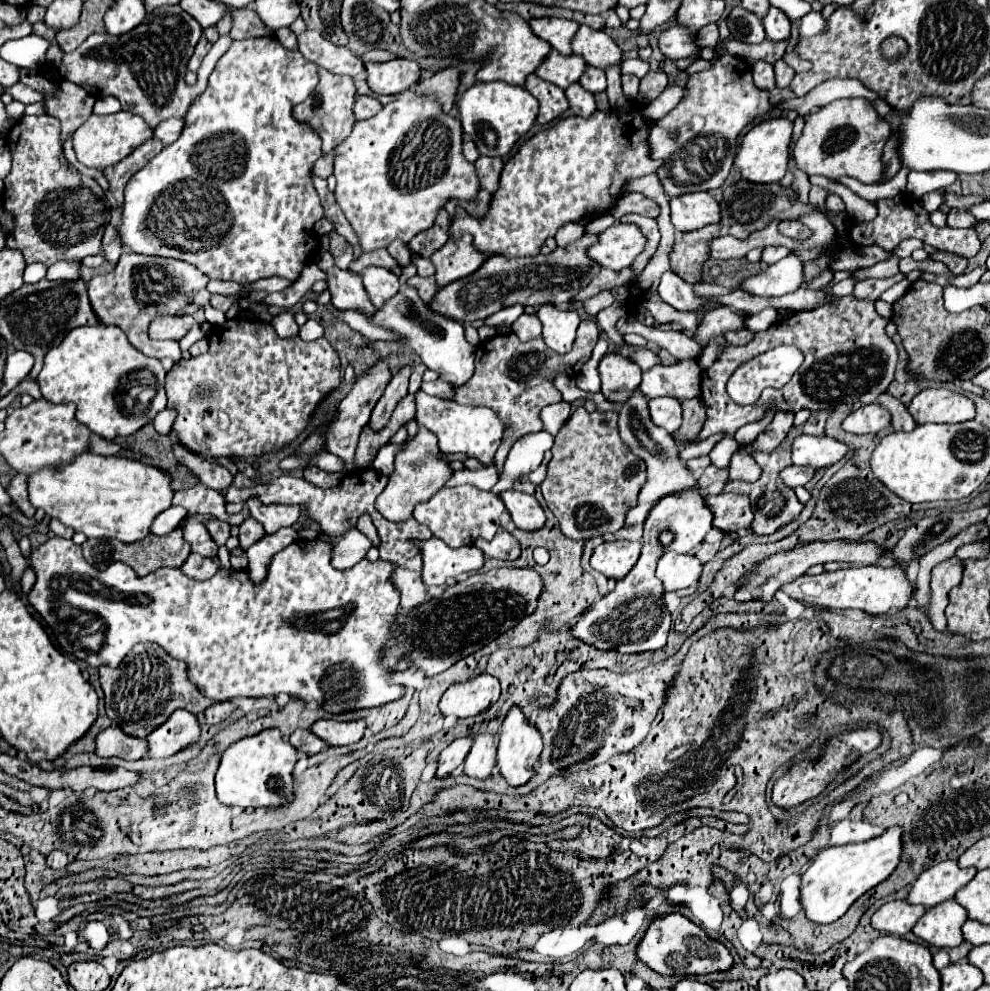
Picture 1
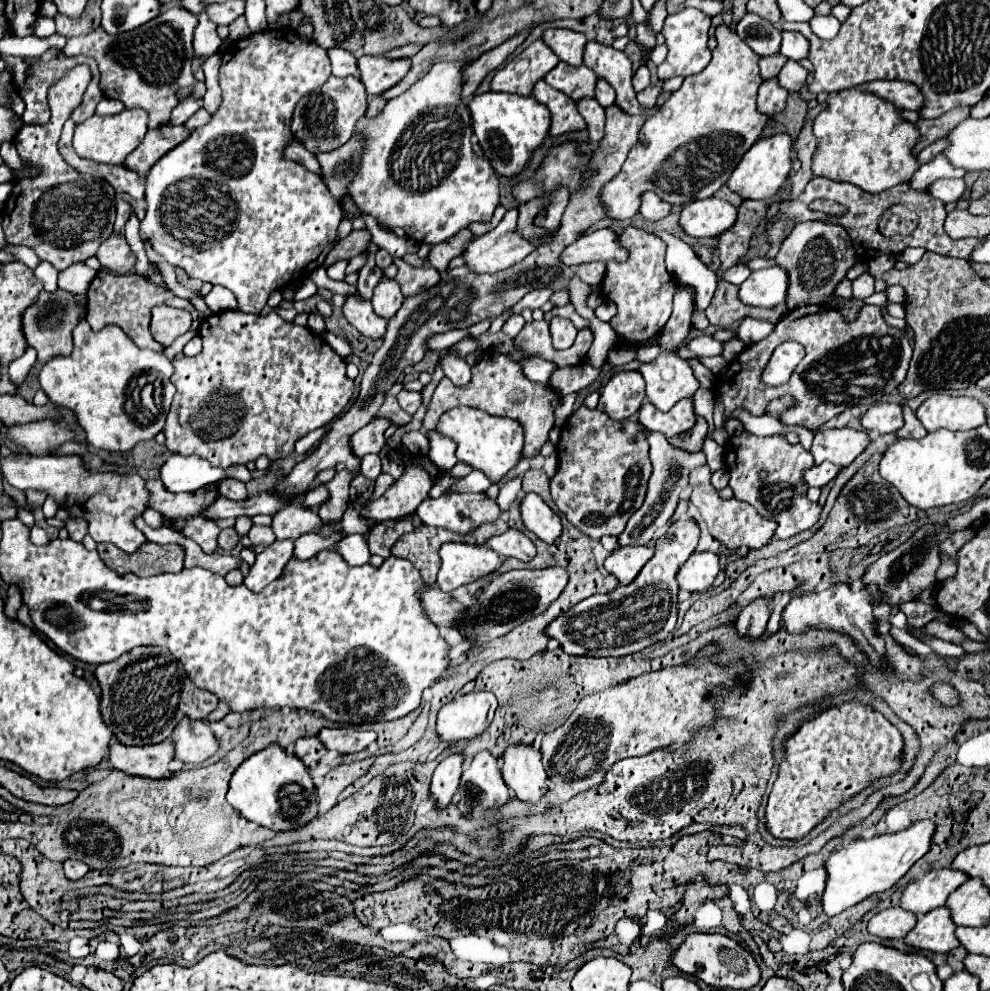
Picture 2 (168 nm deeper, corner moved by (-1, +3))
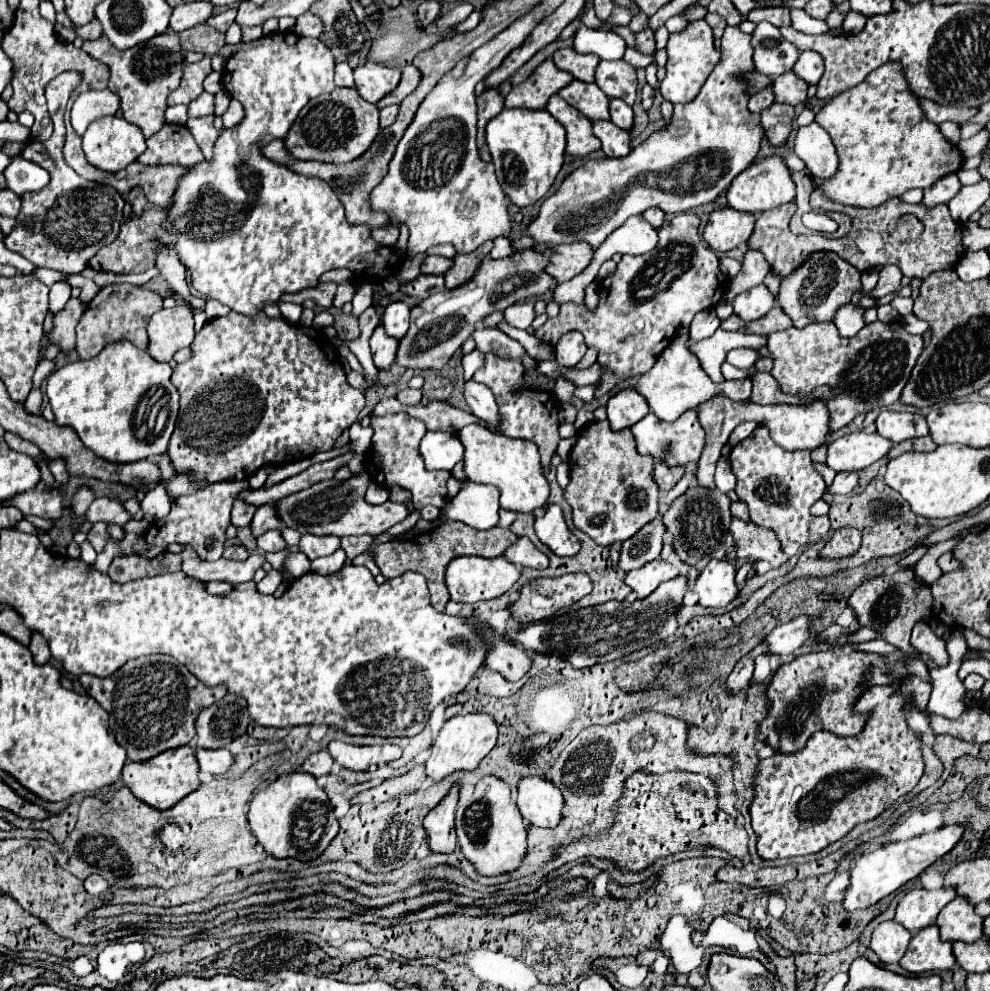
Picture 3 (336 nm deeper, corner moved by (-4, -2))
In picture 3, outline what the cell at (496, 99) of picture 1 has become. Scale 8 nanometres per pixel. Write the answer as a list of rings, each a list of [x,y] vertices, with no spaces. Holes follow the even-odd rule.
[[[503,109],[487,125],[487,145],[497,169],[497,181],[505,195],[513,201],[513,205],[529,207],[549,191],[561,171],[567,139],[561,123],[545,109]]]

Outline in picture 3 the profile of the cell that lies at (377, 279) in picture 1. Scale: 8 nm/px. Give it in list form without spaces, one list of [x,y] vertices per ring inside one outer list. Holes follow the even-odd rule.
[[[401,301],[387,305],[383,315],[383,327],[389,337],[401,341],[401,337],[405,337],[405,333],[409,331],[409,305]]]

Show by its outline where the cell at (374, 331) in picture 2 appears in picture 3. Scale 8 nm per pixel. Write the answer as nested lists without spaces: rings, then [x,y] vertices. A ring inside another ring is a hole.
[[[379,325],[371,337],[371,351],[377,369],[391,369],[397,357],[397,339],[389,337],[383,325]]]

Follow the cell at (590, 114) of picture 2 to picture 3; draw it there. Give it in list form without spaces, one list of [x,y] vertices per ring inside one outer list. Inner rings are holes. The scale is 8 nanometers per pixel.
[[[595,121],[593,133],[601,139],[603,153],[607,157],[625,157],[631,151],[629,133],[623,129],[617,129],[611,121]]]

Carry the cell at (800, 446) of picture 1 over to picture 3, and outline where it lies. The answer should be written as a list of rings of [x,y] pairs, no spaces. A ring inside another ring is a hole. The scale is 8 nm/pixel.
[[[855,431],[833,443],[829,443],[827,465],[839,471],[861,471],[871,463],[879,461],[889,453],[893,441],[881,437],[879,433]]]

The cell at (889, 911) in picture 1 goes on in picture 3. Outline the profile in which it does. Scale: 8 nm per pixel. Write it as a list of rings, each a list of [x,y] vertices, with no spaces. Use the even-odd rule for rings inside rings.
[[[885,921],[873,931],[869,947],[877,953],[881,963],[897,963],[905,955],[909,941],[911,933],[903,925]]]

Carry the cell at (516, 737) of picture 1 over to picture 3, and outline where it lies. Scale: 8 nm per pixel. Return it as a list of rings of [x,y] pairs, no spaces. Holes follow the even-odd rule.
[[[525,777],[519,783],[517,807],[527,823],[551,829],[561,821],[563,795],[553,783],[541,777]]]

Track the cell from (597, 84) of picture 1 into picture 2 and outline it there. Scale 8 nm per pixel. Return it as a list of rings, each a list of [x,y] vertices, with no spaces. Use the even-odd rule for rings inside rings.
[[[598,78],[598,84],[596,84],[596,100],[600,102],[600,106],[612,106],[614,104],[614,100],[616,100],[616,92],[614,92],[614,88],[606,82],[606,80],[602,80],[602,78]]]

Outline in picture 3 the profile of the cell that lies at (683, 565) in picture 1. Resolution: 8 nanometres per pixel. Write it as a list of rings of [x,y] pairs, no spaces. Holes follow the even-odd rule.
[[[711,561],[695,583],[699,593],[699,603],[703,607],[725,607],[737,595],[739,587],[735,583],[737,569],[727,561]]]

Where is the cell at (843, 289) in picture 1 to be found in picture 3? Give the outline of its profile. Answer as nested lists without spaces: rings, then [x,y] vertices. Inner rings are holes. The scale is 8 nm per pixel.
[[[869,269],[867,273],[861,275],[861,283],[863,283],[863,291],[869,295],[869,291],[877,285],[877,279],[879,279],[879,271],[877,269]]]

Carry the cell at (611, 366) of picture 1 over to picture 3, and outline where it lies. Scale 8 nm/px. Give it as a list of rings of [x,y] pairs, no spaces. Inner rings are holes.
[[[623,389],[615,393],[607,403],[607,419],[613,431],[633,427],[647,413],[649,413],[649,405],[635,389]]]

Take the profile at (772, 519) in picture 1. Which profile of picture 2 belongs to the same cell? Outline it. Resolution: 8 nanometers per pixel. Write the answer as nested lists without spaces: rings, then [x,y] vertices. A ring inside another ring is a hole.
[[[742,432],[740,436],[728,438],[726,446],[730,486],[734,490],[734,496],[750,502],[762,518],[778,520],[778,528],[774,534],[776,538],[790,538],[814,526],[822,506],[806,498],[806,484],[802,480],[802,470],[806,466],[814,466],[810,452],[806,452],[800,444],[788,444],[782,436],[758,438],[750,432]],[[760,470],[768,470],[768,478],[760,480]]]

